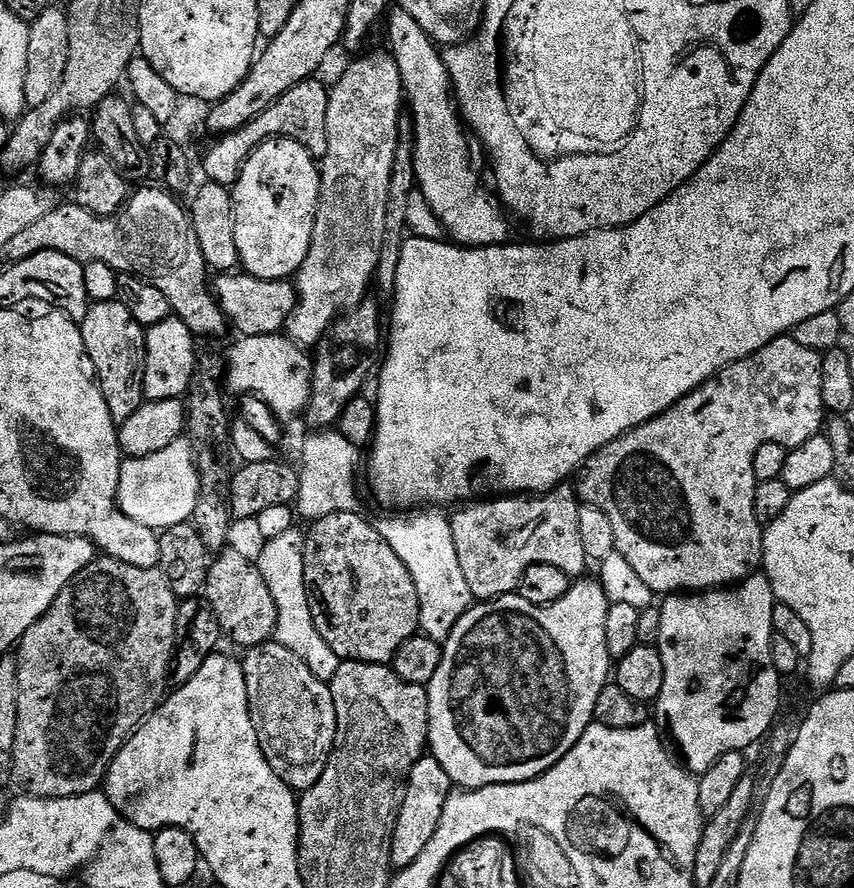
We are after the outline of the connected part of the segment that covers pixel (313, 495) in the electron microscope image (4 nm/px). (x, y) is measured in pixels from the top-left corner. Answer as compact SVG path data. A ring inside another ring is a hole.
M318 430L308 435L310 436L303 442L300 450L302 464L298 466L300 473L299 494L294 505L297 515L301 519L303 517L308 520L307 522L315 522L328 514L357 511L360 505L358 505L355 474L356 468L359 464L361 467L362 464L361 449L346 441L346 438L343 438L338 430Z

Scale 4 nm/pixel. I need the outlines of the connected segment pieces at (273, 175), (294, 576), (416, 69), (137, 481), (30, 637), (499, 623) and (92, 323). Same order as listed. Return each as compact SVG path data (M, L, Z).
M268 140L250 154L230 191L240 268L250 276L267 280L295 277L306 260L316 225L316 207L320 201L317 157L293 140Z
M292 527L286 534L267 541L260 552L258 567L266 586L270 586L270 594L274 597L274 606L278 606L278 622L276 623L275 643L286 646L290 654L298 654L312 673L325 682L331 682L334 674L338 674L338 666L342 662L330 646L318 634L310 614L310 602L306 594L306 578L304 577L304 537L299 527Z
M393 6L386 13L386 25L388 24L387 51L391 52L394 62L398 62L398 74L402 74L402 86L404 87L404 98L407 111L410 113L412 122L412 134L414 137L414 166L416 167L416 182L418 190L426 198L426 202L432 208L440 222L441 229L448 232L455 243L465 248L489 248L491 244L507 244L508 220L505 209L494 199L493 193L484 189L480 181L480 172L476 169L476 160L472 157L472 144L469 129L466 127L454 99L452 91L452 80L448 77L448 71L444 65L441 49L435 40L432 40L414 22L406 10L399 6Z
M180 437L146 458L127 457L121 461L116 502L127 517L142 526L163 532L170 527L189 523L197 508L200 473L191 441Z
M107 554L92 560L86 570L82 570L54 598L50 610L26 630L18 647L15 649L16 669L18 670L18 734L14 738L14 750L10 757L12 766L11 779L21 788L21 793L38 799L68 799L71 796L97 791L104 783L112 759L122 750L122 746L131 738L133 732L144 723L146 717L154 714L154 710L164 703L169 691L168 671L172 654L176 651L176 610L178 599L171 589L170 582L159 568L143 568L130 566L126 562L116 560Z
M580 578L568 589L568 593L558 602L546 607L534 606L526 602L519 594L499 596L496 600L473 603L462 618L454 626L454 630L443 641L442 662L438 662L438 670L434 678L426 685L428 689L428 748L430 755L442 762L442 770L450 774L453 785L460 790L485 788L495 784L521 784L541 776L546 770L554 767L570 749L582 738L585 730L594 722L594 705L598 703L598 694L610 683L614 672L614 661L610 650L606 650L606 610L609 600L603 592L599 579Z
M119 298L106 302L89 303L88 313L84 320L79 321L82 342L86 342L86 354L90 354L90 362L94 362L96 383L102 390L102 398L106 398L106 406L110 410L112 419L117 425L126 422L134 410L138 410L146 403L144 395L144 363L146 362L145 329L138 322L134 322L134 314L122 306Z

